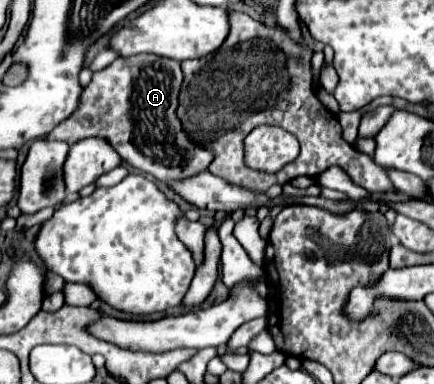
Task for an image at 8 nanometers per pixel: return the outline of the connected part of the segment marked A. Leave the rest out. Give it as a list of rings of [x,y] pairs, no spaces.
[[[136,54],[130,58],[116,58],[108,68],[92,74],[90,84],[82,90],[78,108],[72,112],[72,116],[62,120],[62,124],[58,124],[48,138],[66,140],[68,144],[74,144],[82,138],[92,138],[92,136],[104,138],[114,146],[114,150],[122,156],[122,160],[126,160],[130,166],[142,172],[152,174],[160,182],[170,184],[172,180],[184,180],[186,176],[204,172],[214,156],[212,152],[190,142],[186,132],[182,132],[180,120],[176,118],[180,86],[182,86],[182,70],[180,70],[180,62],[176,60],[154,56],[154,54]]]

